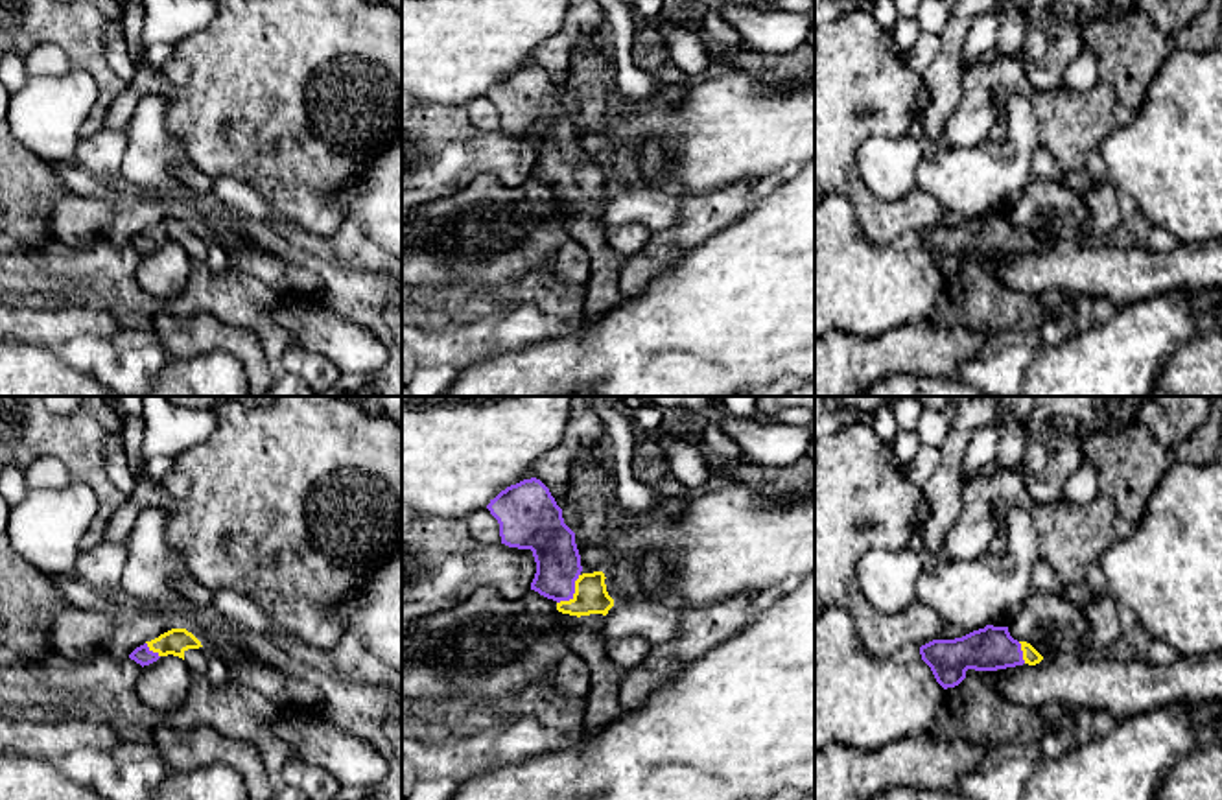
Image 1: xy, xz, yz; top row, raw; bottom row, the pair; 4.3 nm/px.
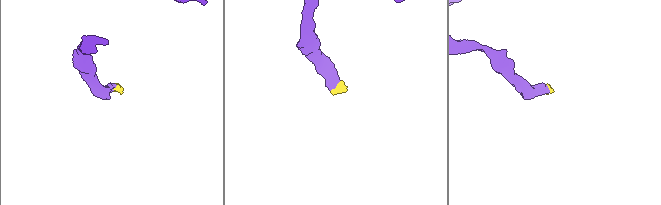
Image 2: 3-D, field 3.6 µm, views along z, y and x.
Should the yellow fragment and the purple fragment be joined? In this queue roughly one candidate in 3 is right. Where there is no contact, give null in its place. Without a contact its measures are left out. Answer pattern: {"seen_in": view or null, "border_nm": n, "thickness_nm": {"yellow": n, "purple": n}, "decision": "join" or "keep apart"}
{"seen_in": "xz", "border_nm": 170, "thickness_nm": {"yellow": 150, "purple": 190}, "decision": "join"}

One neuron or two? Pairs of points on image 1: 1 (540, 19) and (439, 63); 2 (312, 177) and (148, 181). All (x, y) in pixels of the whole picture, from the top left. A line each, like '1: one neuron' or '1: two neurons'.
1: one neuron
2: two neurons

